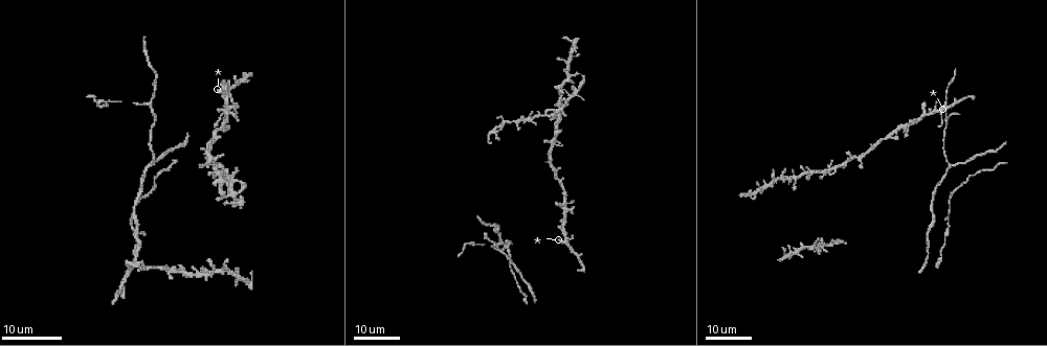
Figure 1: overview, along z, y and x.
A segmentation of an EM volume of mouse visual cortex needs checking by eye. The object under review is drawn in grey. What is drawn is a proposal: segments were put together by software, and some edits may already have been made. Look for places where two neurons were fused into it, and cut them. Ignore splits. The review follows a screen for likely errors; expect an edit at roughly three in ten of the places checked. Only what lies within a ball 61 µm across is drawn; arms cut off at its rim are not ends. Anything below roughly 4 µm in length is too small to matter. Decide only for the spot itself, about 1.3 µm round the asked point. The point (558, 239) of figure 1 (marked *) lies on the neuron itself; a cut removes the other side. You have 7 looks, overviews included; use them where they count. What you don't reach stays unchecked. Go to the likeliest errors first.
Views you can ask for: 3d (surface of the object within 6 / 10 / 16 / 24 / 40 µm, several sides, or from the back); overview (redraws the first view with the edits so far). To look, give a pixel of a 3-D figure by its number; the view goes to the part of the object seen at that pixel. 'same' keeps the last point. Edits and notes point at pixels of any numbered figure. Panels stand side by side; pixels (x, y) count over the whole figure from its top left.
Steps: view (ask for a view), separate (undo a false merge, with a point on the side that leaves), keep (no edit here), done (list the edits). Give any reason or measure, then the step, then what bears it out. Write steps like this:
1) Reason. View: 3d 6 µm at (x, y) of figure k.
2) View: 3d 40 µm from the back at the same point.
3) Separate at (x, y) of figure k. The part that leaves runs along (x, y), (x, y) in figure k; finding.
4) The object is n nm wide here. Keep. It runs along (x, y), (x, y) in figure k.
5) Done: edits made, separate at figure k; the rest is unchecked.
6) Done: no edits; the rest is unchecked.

Branch point. View: 3d 24 µm at (150, 165) of figure 1.

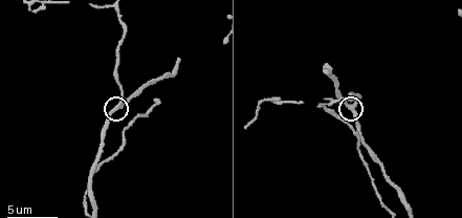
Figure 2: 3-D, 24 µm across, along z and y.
View: 3d 10 µm at (355, 110) of figure 2.

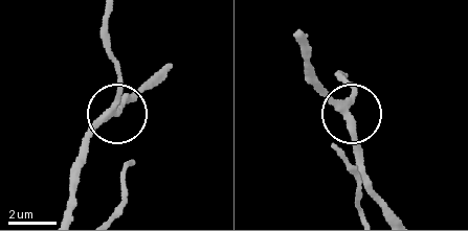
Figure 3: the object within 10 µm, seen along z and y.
3 arms meet here. Keep. One neuron here.

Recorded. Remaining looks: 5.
A fork. View: 3d 10 µm at (114, 5) of figure 2.

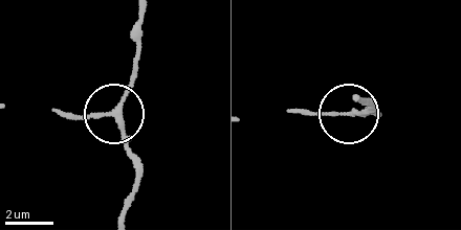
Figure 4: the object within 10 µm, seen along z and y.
Keep. One neuron here.

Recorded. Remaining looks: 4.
Two arms in line, one across. View: 3d 16 µm at (568, 101) of figure 1.

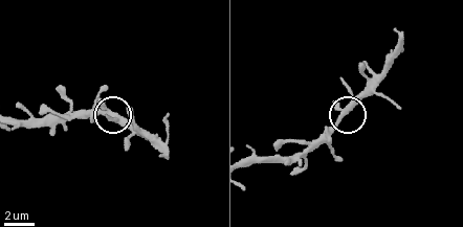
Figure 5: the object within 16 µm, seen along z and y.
Closer look. View: 3d 10 µm at (344, 110) of figure 5.

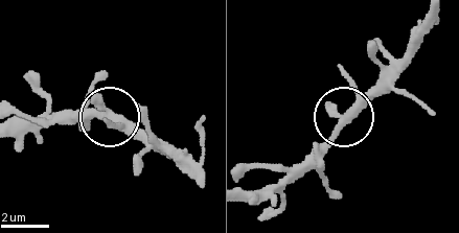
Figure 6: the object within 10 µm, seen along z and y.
Keep. Continuous, no second neuron.

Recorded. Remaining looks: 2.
Done: no edits; the rest is unchecked.

